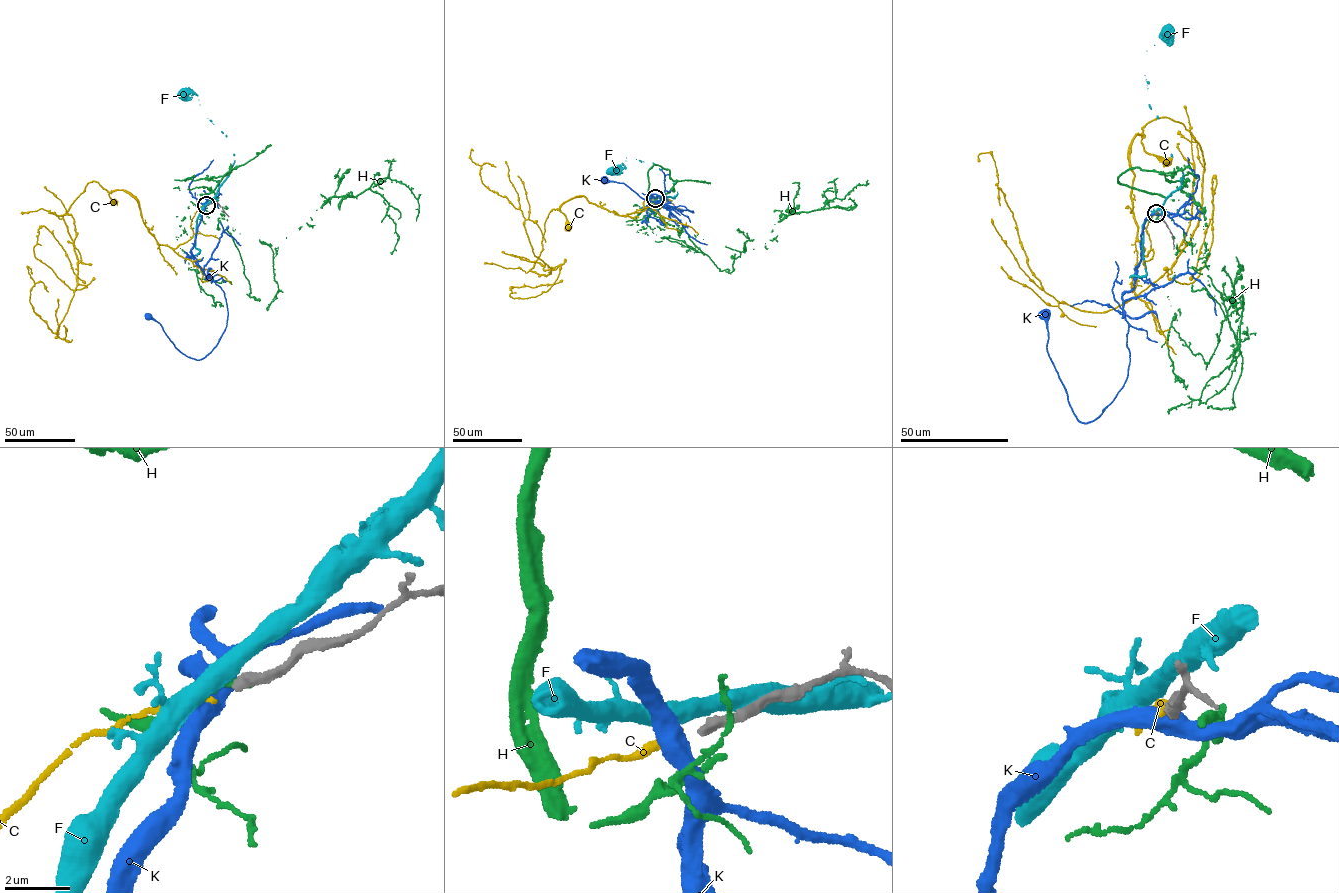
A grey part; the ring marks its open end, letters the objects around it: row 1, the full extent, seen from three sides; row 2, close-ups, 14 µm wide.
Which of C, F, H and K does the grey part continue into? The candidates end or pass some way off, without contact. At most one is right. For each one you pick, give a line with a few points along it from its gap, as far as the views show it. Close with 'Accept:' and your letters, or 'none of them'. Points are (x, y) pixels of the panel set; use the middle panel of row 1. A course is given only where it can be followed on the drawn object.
C: via (655, 198), (643, 202), (648, 209), (622, 216), (577, 196), (564, 202), (558, 209), (565, 217), (567, 228)
Accept: C

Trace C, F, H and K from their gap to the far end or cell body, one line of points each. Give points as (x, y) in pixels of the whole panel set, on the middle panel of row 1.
C: (655, 198), (643, 202), (648, 209), (622, 216), (577, 196), (564, 202), (558, 209), (565, 217), (567, 228)
F: (655, 198), (674, 198), (677, 193), (655, 165), (626, 157), (624, 167), (612, 171)
H: (656, 199), (655, 164), (676, 182), (644, 210), (729, 273), (747, 237), (867, 184)
K: (655, 199), (651, 195), (648, 207), (658, 200), (693, 212), (643, 199), (625, 184), (605, 180)

